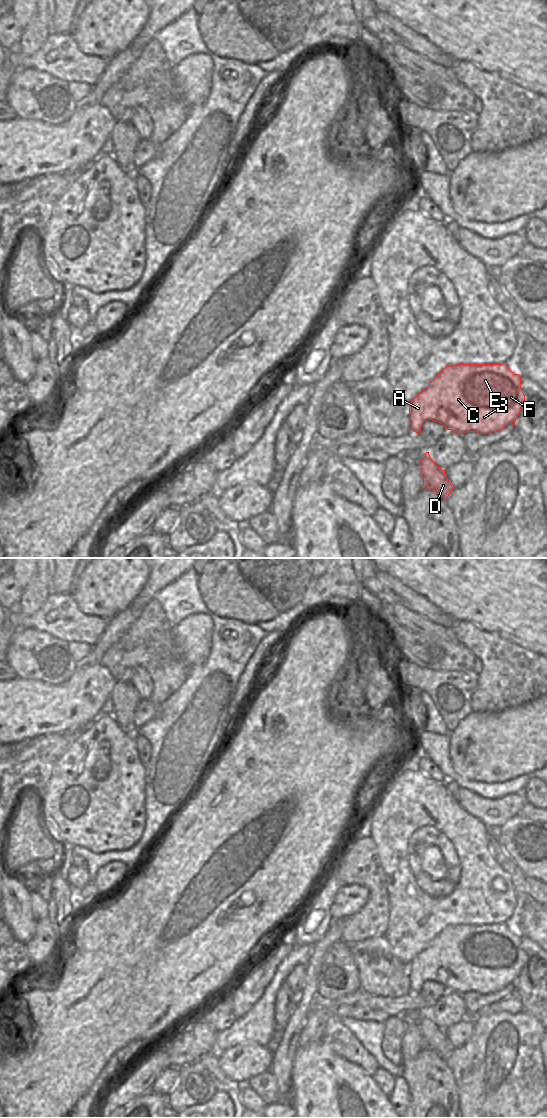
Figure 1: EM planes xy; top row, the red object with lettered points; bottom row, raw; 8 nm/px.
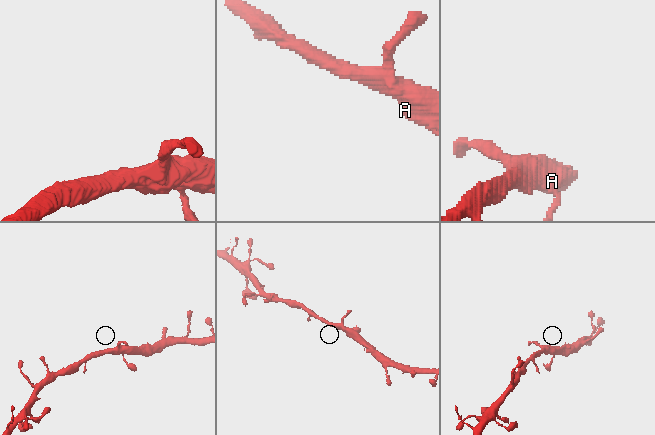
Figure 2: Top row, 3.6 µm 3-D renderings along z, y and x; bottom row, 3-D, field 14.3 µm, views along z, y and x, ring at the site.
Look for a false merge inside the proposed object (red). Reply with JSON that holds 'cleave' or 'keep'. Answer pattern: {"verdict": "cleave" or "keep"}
{"verdict": "keep"}

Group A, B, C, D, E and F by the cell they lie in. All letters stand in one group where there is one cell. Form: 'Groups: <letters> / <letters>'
Groups: A B C D E F

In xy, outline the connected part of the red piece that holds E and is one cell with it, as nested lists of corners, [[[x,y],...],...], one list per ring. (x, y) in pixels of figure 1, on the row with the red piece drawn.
[[[506,363],[456,364],[446,366],[429,385],[409,403],[411,430],[421,434],[424,422],[432,420],[458,434],[498,432],[515,421],[525,401],[521,376],[514,374]]]

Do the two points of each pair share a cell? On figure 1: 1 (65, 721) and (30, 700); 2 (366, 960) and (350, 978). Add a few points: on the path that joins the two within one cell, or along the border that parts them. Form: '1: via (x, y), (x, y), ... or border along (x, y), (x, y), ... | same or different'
1: via (56, 712), (53, 709), (39, 708) | same
2: border along (351, 947), (361, 987) | different

